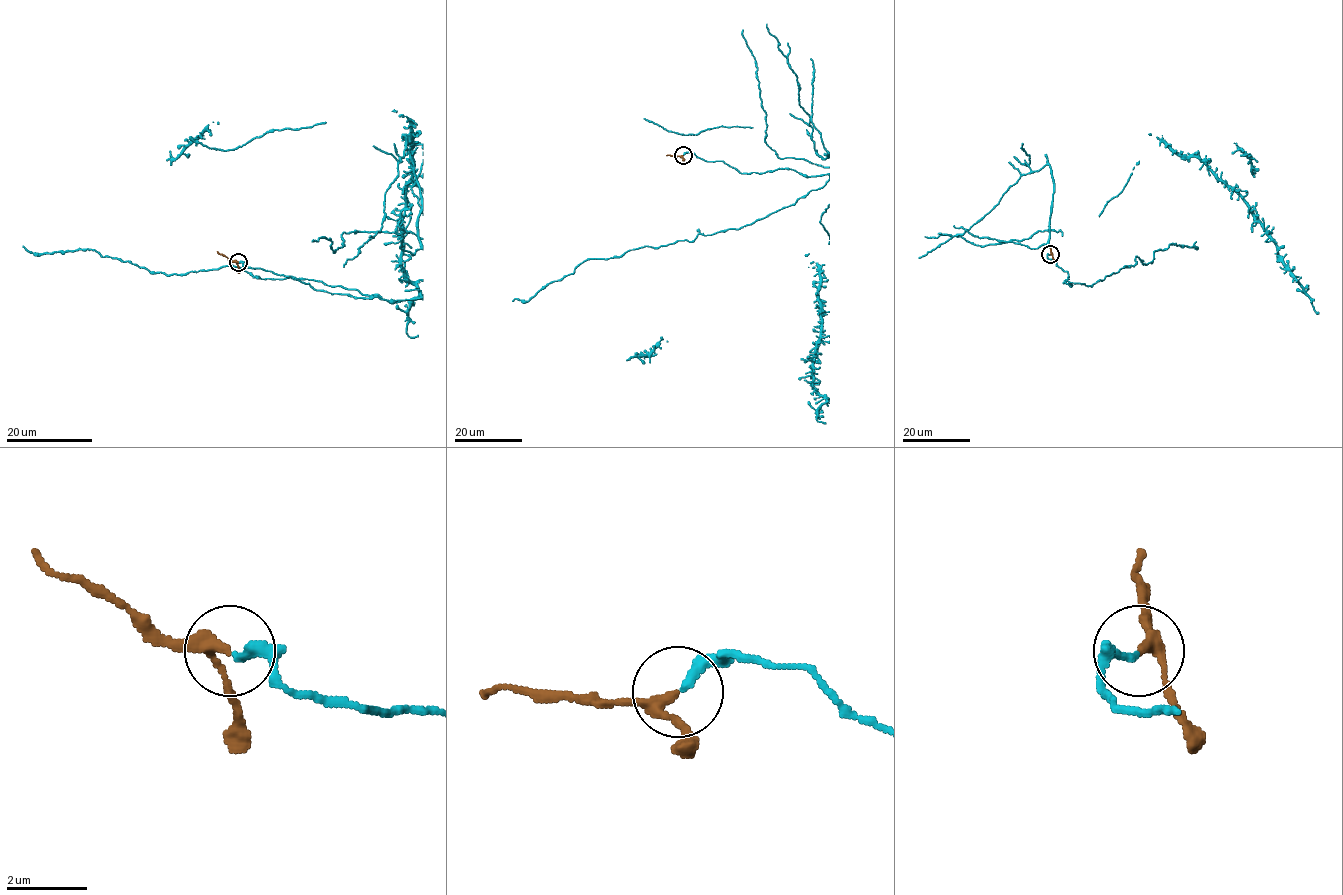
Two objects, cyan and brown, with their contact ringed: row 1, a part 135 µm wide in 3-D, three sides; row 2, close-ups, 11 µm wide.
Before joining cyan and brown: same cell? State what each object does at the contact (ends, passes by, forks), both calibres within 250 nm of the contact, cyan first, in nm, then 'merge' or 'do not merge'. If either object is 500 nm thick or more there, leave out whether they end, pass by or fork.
cyan ends | brown passes by | 200/260 nm | merge

